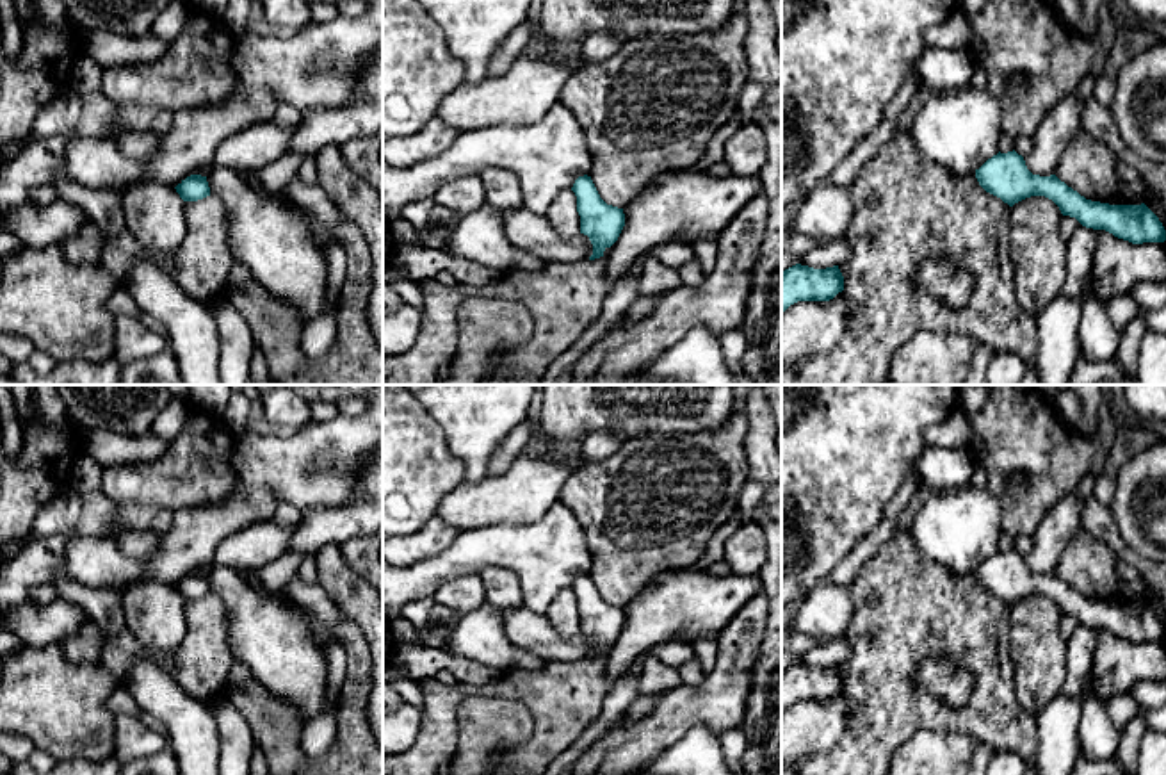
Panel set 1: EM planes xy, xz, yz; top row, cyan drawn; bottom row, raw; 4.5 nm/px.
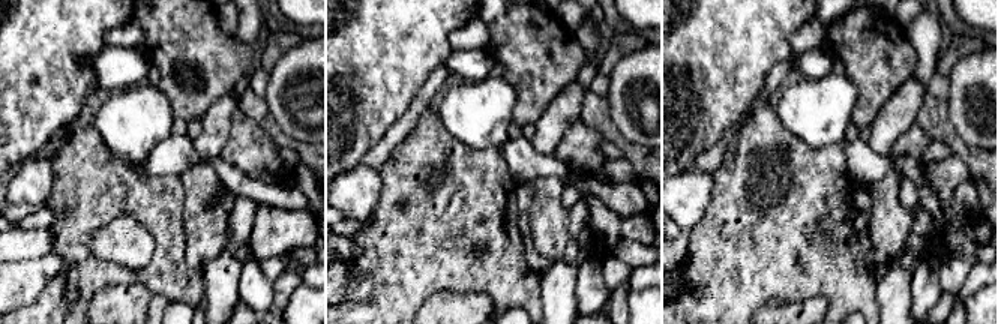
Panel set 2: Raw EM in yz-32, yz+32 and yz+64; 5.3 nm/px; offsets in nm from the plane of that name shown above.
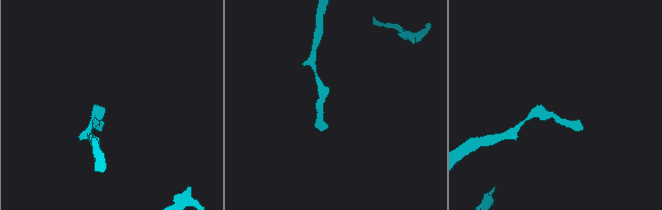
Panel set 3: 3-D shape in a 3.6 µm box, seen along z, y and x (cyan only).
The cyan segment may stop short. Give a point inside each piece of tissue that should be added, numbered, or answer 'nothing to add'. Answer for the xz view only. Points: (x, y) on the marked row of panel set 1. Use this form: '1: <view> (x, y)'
nothing to add

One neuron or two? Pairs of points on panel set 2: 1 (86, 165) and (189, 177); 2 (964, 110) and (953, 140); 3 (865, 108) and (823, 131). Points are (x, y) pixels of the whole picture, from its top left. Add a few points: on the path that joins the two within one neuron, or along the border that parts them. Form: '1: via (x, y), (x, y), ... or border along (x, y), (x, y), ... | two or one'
1: border along (179, 176), (183, 185), (183, 210) | two
2: border along (944, 99), (955, 131), (968, 144), (982, 149) | two
3: border along (851, 80), (857, 89), (857, 102), (850, 122) | two

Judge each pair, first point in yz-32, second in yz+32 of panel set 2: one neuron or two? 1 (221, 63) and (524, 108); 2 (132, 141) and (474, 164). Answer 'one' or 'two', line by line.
1: one
2: two

